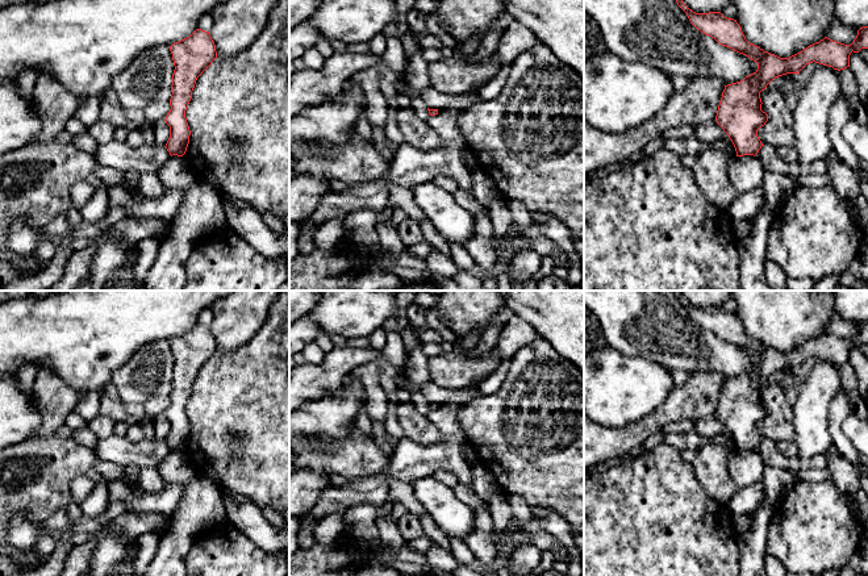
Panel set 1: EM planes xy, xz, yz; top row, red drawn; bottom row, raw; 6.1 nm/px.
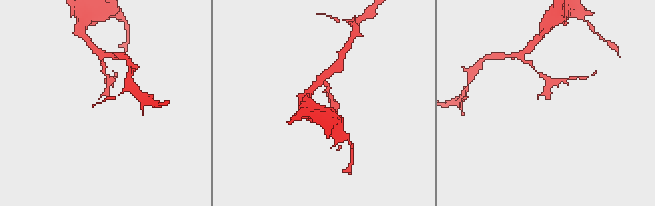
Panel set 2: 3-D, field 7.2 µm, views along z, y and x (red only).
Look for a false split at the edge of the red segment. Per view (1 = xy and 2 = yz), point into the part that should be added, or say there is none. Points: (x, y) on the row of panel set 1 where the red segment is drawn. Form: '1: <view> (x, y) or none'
1: none
2: none

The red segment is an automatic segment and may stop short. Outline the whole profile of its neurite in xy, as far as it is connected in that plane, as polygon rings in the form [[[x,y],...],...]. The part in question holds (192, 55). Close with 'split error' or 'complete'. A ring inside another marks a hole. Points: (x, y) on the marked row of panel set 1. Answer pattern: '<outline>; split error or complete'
[[[196,29],[189,37],[170,46],[174,60],[171,109],[164,121],[170,126],[166,149],[170,155],[183,156],[189,143],[191,130],[185,118],[197,78],[217,58],[216,45],[209,32]]]; complete

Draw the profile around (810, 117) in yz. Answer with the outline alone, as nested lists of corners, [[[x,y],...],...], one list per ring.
[[[819,64],[800,91],[796,108],[792,110],[798,164],[830,156],[832,146],[829,133],[829,112],[843,93],[838,72],[832,67]]]

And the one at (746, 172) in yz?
[[[754,155],[736,156],[729,166],[729,176],[740,192],[760,187],[764,172],[761,163]]]

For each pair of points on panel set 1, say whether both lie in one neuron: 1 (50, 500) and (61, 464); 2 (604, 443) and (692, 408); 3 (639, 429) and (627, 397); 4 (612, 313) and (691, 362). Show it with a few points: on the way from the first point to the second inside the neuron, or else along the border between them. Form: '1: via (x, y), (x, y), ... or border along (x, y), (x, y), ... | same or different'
1: via (50, 491), (51, 474) | same
2: via (626, 438), (655, 422), (670, 410) | same
3: border along (662, 404), (637, 421), (606, 428) | different
4: via (631, 313), (638, 313), (650, 321), (671, 342) | same

